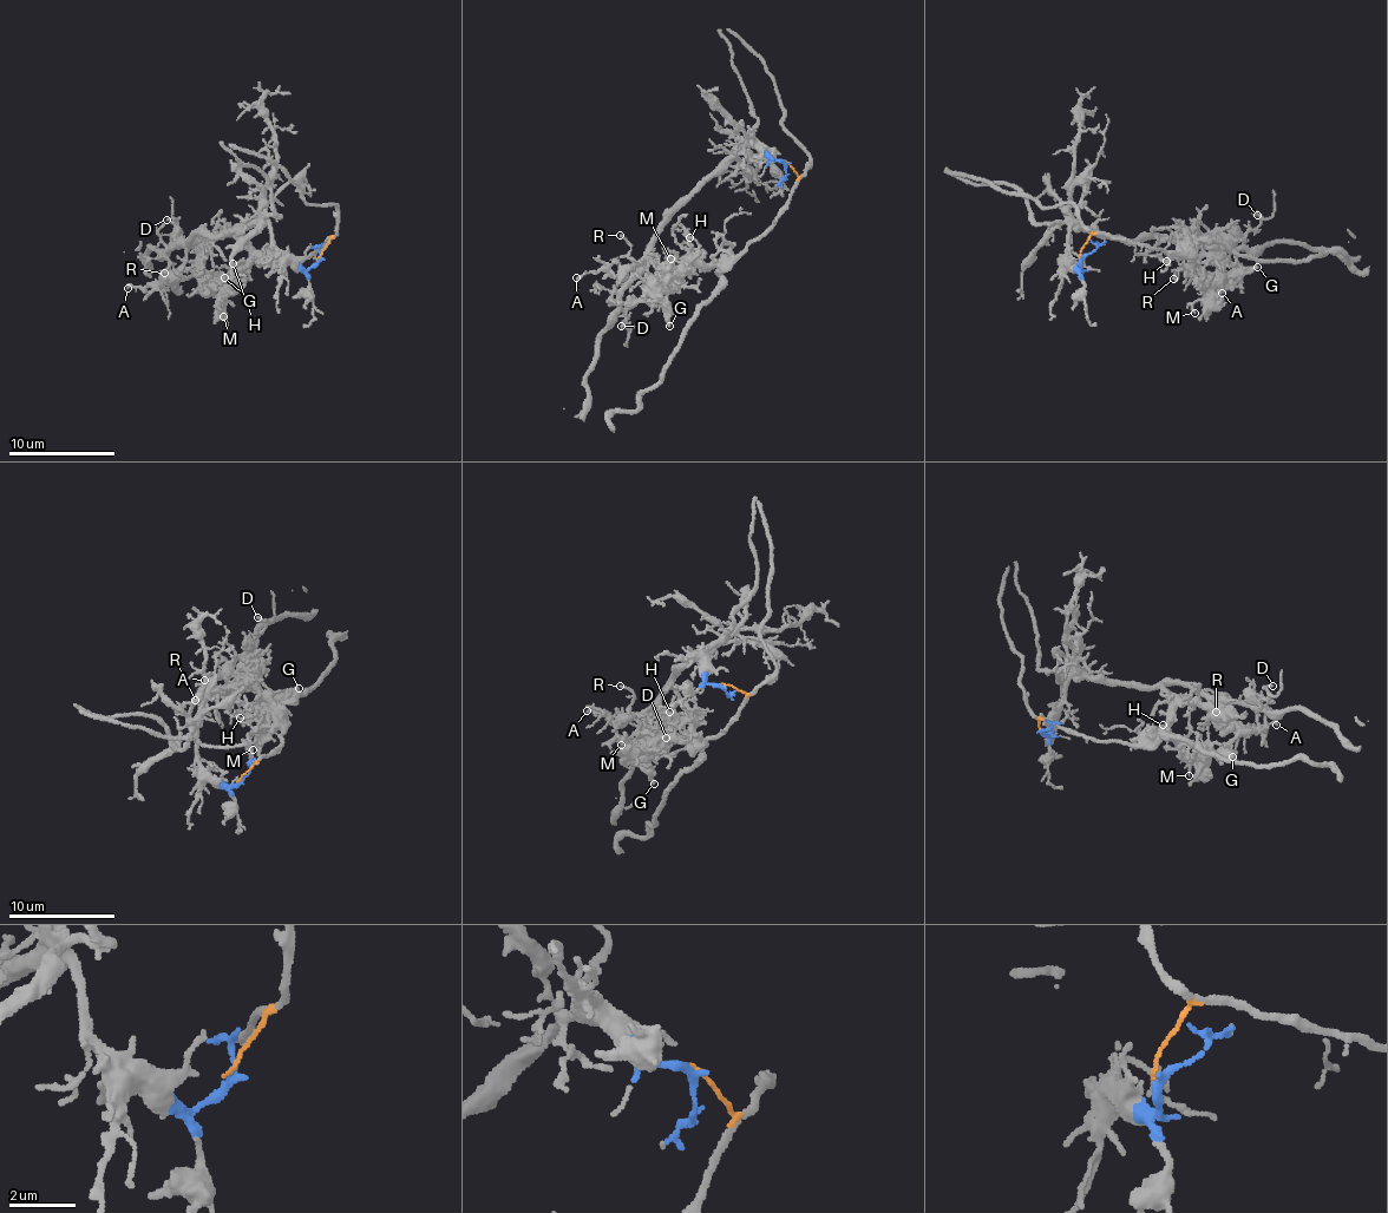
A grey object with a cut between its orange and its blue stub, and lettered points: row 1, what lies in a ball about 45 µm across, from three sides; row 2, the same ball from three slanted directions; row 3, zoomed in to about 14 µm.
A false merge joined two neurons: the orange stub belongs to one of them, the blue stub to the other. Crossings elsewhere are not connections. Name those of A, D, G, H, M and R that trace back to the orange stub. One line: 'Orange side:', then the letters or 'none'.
Orange side: G, H, M

